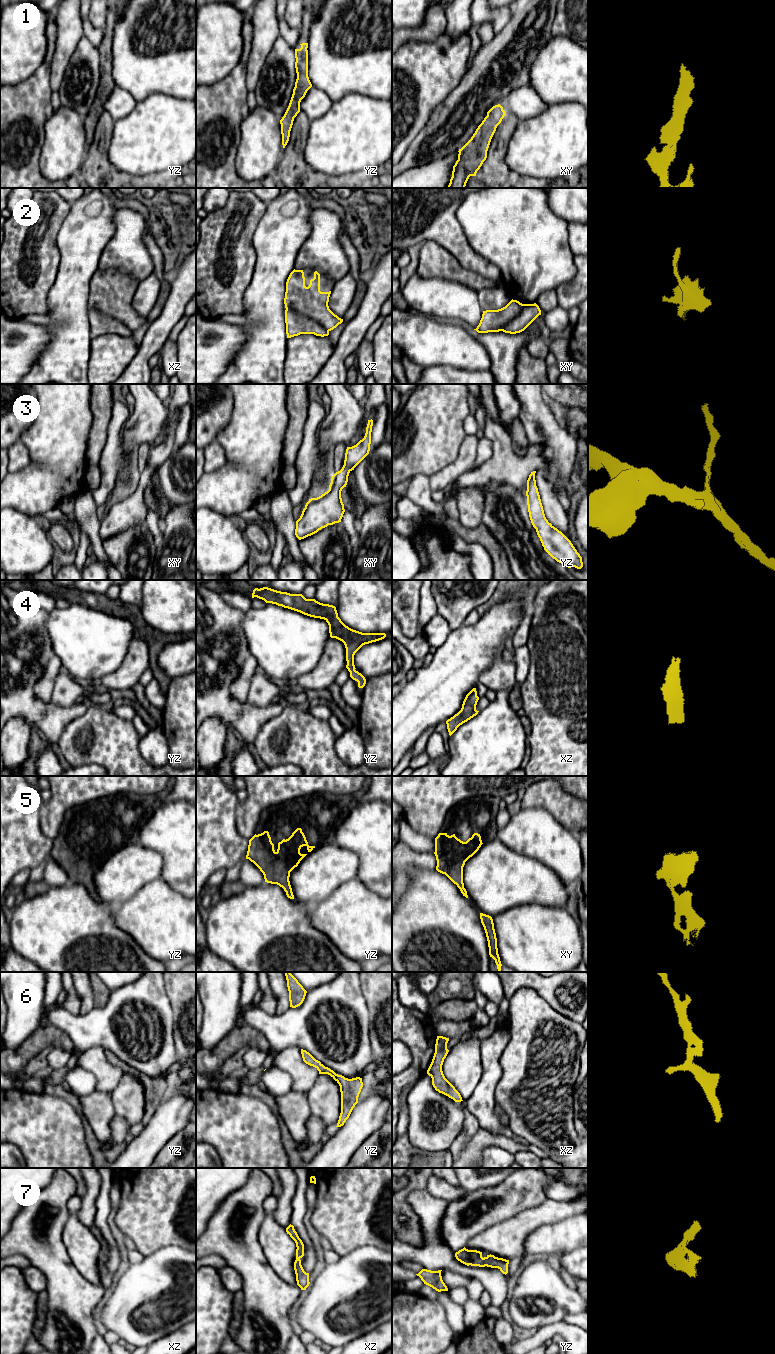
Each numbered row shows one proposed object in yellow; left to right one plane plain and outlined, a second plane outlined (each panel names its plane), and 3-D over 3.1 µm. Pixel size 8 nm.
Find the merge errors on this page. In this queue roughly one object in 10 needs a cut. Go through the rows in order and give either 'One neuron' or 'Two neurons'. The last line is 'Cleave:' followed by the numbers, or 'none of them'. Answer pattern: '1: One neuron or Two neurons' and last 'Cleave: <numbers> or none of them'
1: One neuron
2: One neuron
3: One neuron
4: One neuron
5: One neuron
6: One neuron
7: One neuron
Cleave: none of them

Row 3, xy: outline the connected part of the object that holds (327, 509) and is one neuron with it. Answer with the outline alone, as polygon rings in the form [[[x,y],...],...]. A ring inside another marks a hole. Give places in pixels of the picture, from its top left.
[[[368,420],[364,438],[356,445],[347,447],[344,465],[332,476],[329,490],[306,503],[296,521],[295,535],[299,540],[317,533],[328,525],[341,522],[345,512],[341,491],[347,485],[349,473],[369,454],[372,426],[373,420]]]

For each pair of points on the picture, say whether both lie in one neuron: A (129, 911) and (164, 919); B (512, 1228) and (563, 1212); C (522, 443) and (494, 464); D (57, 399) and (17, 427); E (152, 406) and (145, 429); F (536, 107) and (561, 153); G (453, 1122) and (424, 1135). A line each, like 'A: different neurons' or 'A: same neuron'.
A: same neuron
B: same neuron
C: different neurons
D: different neurons
E: same neuron
F: different neurons
G: same neuron

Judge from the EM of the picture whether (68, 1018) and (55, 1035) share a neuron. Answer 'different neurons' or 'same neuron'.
different neurons

